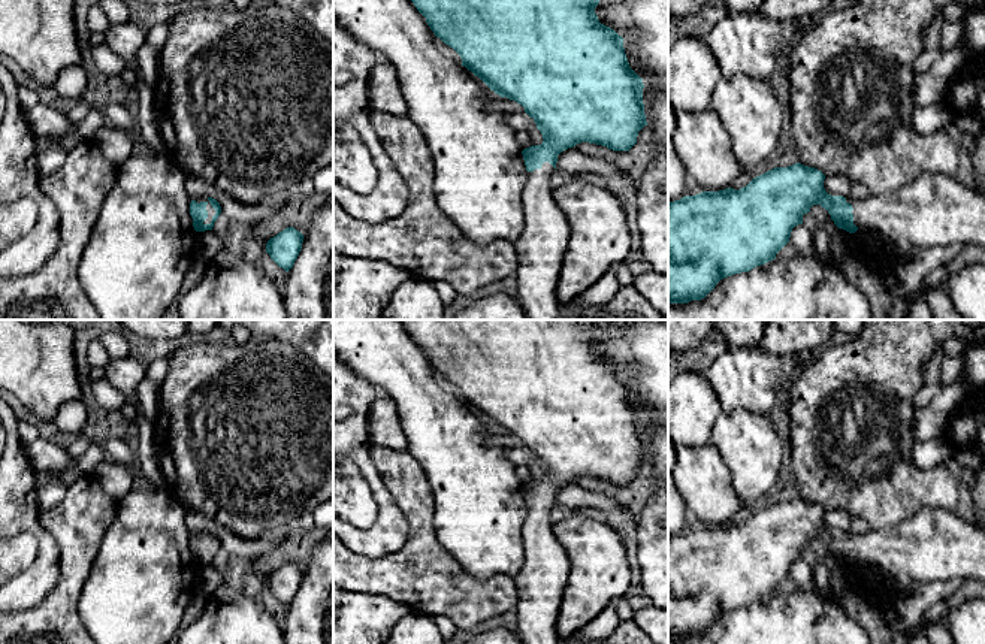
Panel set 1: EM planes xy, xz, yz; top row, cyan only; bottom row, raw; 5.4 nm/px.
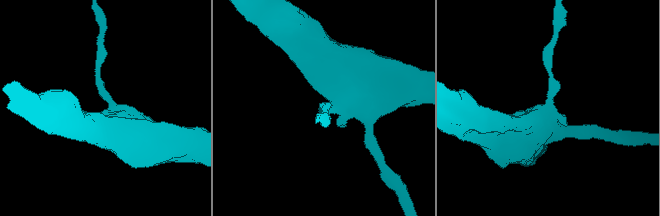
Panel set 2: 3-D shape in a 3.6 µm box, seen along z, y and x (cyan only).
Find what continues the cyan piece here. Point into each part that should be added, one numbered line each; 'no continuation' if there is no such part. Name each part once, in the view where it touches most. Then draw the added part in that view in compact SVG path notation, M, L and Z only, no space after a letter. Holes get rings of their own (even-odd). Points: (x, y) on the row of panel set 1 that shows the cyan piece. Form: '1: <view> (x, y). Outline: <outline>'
1: xy (211, 211). Outline: M197 197L196 202L197 202L197 203L206 202L206 203L208 203L208 205L206 205L208 218L203 221L203 224L211 224L212 217L215 215L215 209L211 206L208 197Z

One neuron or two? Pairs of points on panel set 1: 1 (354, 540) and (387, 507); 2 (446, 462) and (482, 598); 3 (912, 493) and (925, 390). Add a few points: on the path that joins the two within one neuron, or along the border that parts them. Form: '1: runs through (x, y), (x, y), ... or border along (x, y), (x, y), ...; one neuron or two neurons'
1: runs through (365, 540), (387, 517); one neuron
2: border along (450, 553), (479, 579), (496, 574), (511, 577); two neurons
3: border along (922, 383), (914, 396), (916, 408); two neurons

